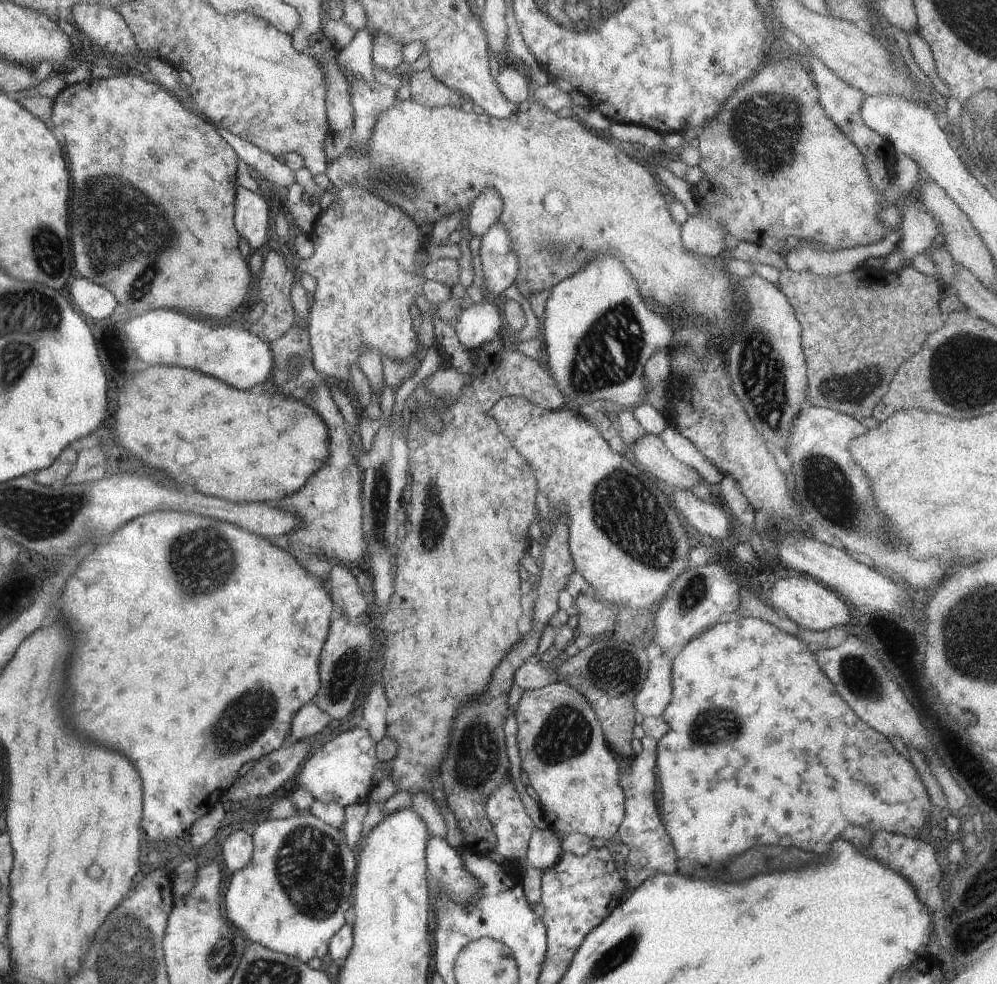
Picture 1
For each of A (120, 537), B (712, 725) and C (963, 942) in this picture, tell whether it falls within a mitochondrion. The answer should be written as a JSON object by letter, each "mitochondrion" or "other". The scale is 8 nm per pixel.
{"A":"other","B":"mitochondrion","C":"other"}

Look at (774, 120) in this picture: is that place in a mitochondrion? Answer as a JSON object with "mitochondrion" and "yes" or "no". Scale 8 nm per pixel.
{"mitochondrion":"yes"}

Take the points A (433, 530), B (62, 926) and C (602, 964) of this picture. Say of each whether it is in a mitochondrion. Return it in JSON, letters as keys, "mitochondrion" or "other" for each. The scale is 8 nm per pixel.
{"A":"mitochondrion","B":"other","C":"mitochondrion"}

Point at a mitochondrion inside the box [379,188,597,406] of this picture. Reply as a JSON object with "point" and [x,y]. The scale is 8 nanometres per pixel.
{"point":[556,252]}

